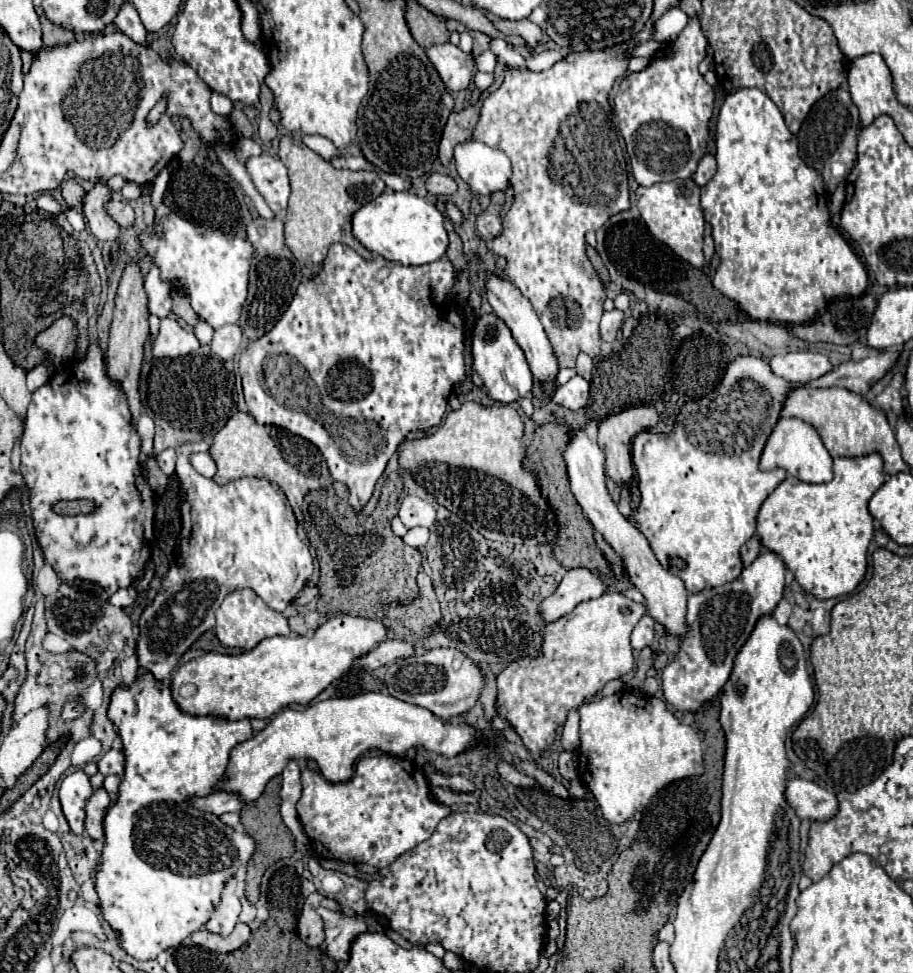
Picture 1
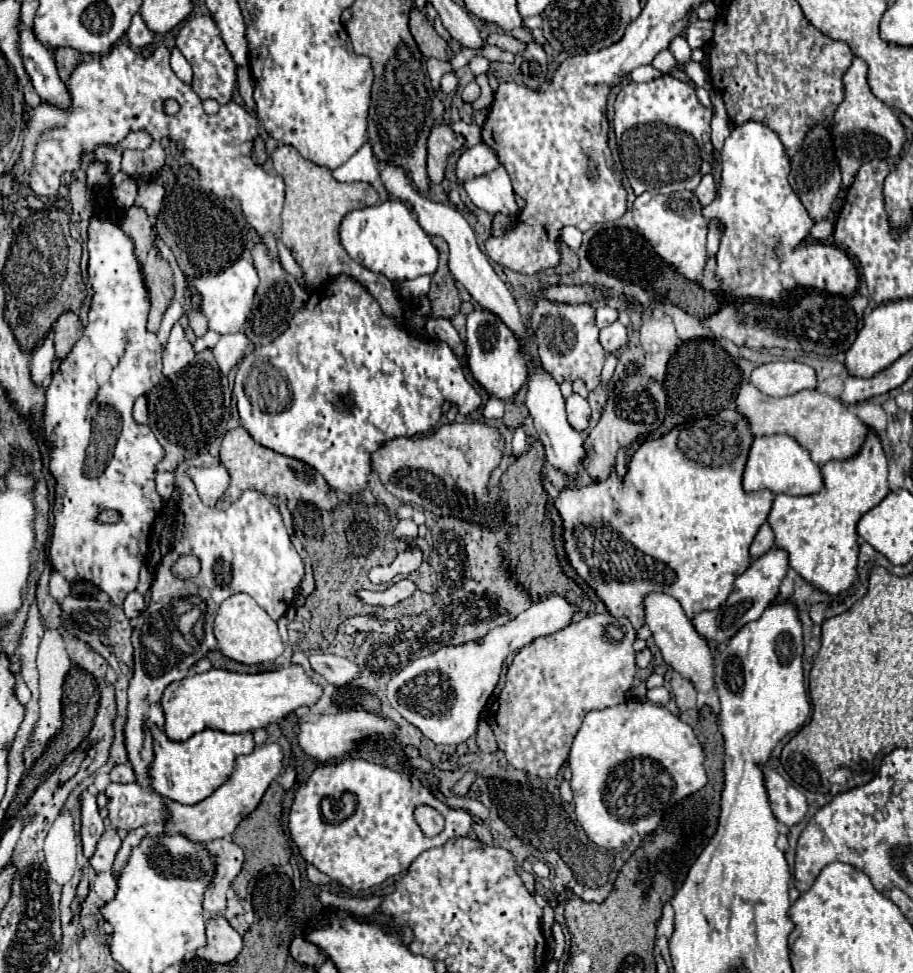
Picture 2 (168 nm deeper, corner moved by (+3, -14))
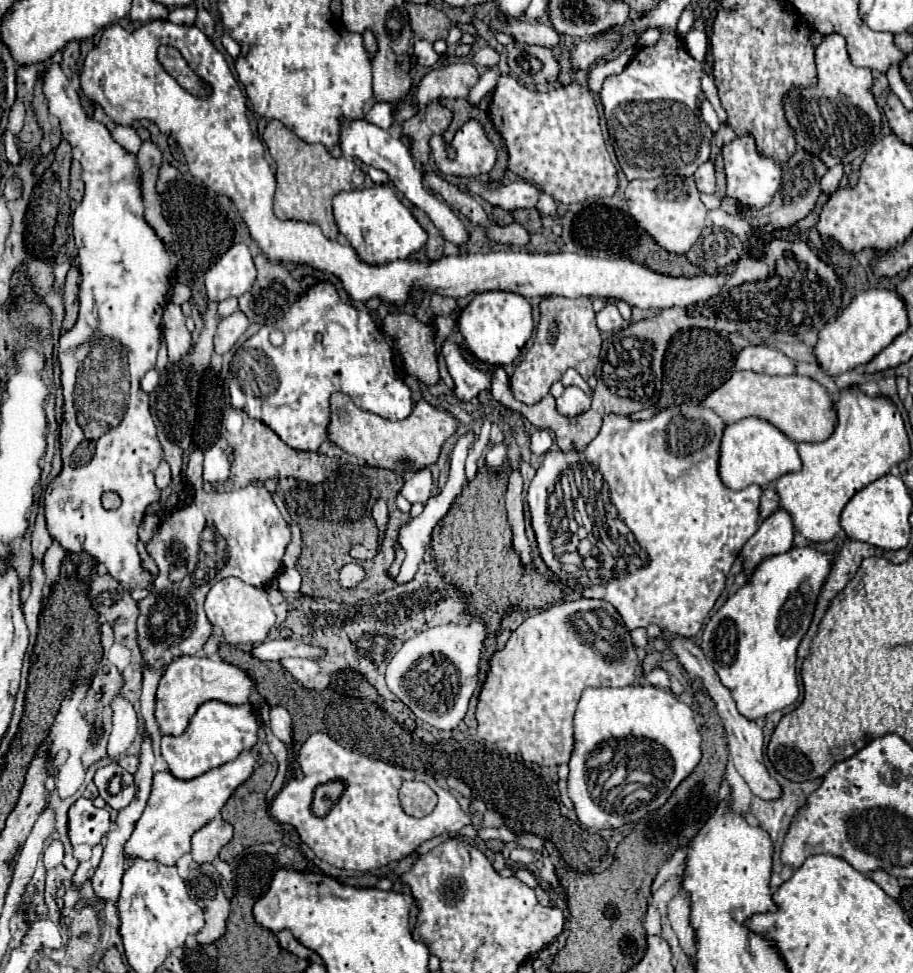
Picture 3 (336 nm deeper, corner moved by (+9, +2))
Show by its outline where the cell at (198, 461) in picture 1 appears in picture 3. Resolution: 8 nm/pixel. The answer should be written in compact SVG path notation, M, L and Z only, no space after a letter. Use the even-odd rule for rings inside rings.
M214 444L204 452L204 482L224 482L230 474L230 460L224 446Z

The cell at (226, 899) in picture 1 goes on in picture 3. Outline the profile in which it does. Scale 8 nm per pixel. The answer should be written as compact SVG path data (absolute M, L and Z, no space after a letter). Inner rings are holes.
M216 816L210 824L194 832L192 836L192 858L196 864L208 864L212 862L220 850L232 840L232 826L222 820L222 816Z

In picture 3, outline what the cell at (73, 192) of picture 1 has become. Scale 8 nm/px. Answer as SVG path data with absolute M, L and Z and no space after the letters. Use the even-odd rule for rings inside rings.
M74 160L70 166L70 198L80 202L84 196L84 182L80 178L80 164Z

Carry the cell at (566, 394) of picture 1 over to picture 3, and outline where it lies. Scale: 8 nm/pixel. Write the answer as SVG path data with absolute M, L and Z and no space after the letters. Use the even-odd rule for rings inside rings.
M568 386L560 398L556 398L556 410L564 416L580 416L590 408L590 396L586 396L580 388Z

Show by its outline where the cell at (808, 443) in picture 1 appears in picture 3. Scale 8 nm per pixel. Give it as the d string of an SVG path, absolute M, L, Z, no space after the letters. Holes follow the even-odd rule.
M744 418L736 424L730 424L722 436L720 476L722 482L732 490L742 490L750 484L768 488L780 476L798 472L800 468L802 460L798 456L796 442L792 442L784 432L762 418Z

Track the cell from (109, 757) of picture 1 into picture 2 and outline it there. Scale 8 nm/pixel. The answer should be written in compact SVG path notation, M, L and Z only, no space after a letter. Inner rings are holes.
M116 766L112 772L110 772L110 780L112 782L134 782L134 770L132 766Z

